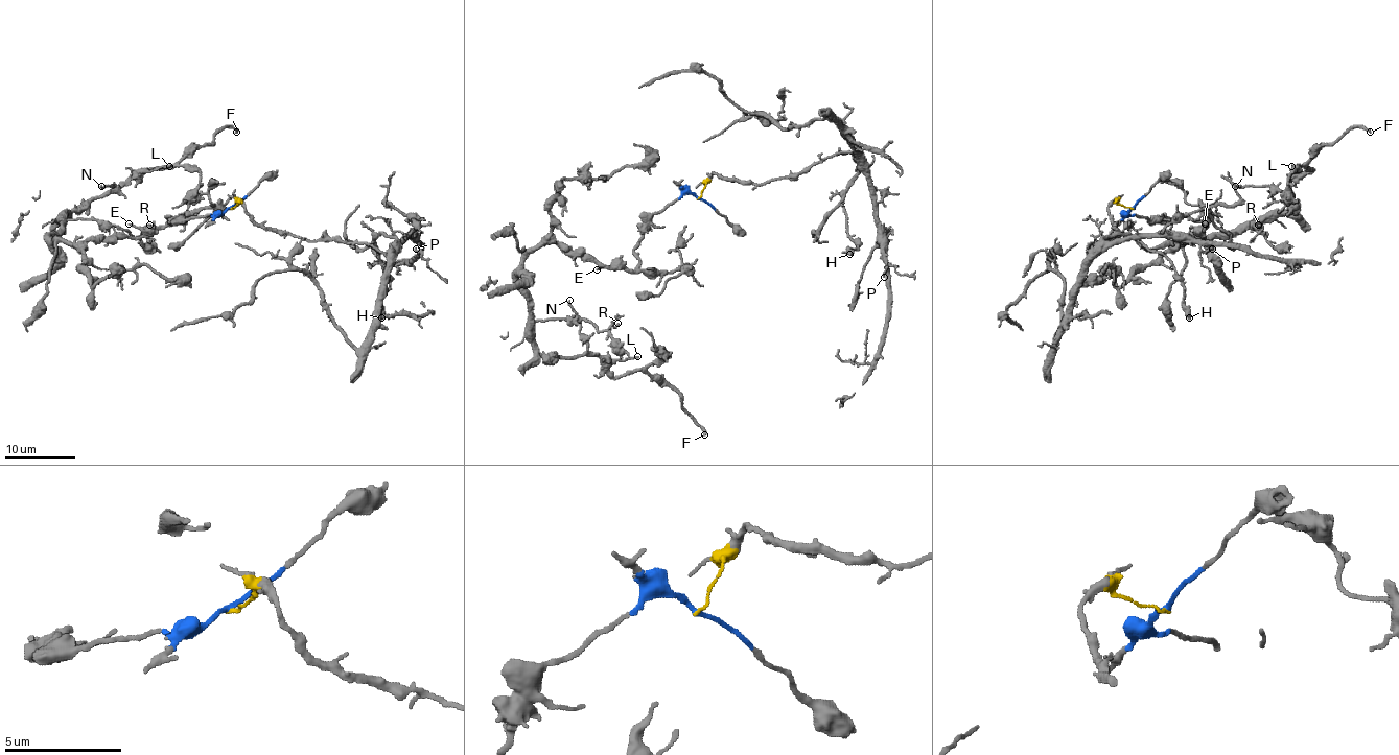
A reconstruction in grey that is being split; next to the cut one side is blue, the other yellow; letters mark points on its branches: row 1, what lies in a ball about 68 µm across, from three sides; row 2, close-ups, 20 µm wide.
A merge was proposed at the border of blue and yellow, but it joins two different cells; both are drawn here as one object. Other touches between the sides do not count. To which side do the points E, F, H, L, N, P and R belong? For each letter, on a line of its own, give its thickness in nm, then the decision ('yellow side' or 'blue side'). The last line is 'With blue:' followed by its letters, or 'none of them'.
E: 130 nm thick; blue side
F: 240 nm thick; blue side
H: 480 nm thick; yellow side
L: 160 nm thick; blue side
N: 170 nm thick; blue side
P: 100 nm thick; yellow side
R: 150 nm thick; blue side
With blue: E, F, L, N, R

